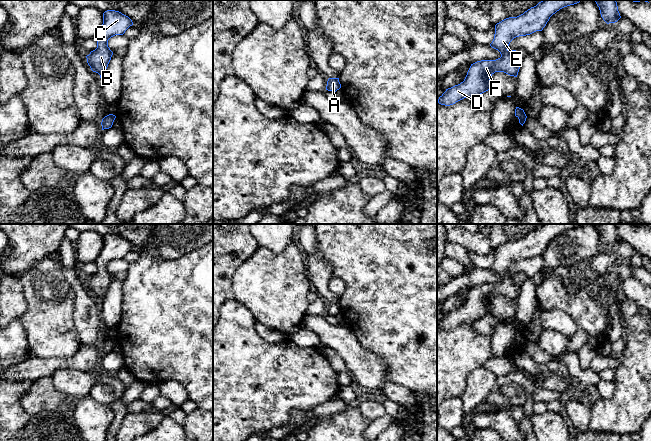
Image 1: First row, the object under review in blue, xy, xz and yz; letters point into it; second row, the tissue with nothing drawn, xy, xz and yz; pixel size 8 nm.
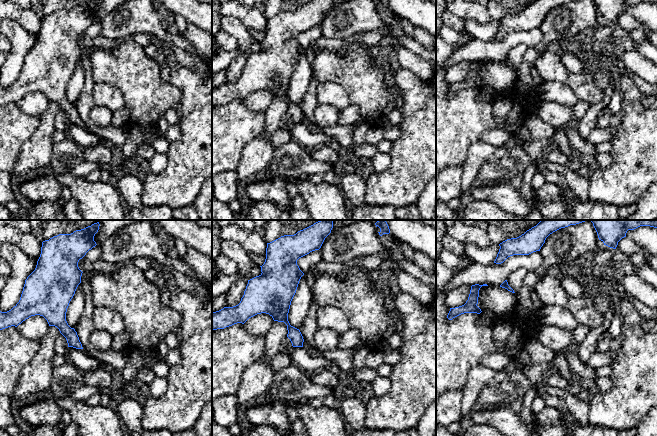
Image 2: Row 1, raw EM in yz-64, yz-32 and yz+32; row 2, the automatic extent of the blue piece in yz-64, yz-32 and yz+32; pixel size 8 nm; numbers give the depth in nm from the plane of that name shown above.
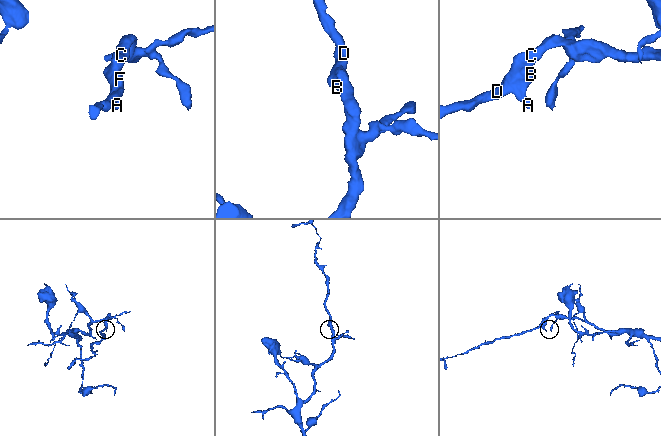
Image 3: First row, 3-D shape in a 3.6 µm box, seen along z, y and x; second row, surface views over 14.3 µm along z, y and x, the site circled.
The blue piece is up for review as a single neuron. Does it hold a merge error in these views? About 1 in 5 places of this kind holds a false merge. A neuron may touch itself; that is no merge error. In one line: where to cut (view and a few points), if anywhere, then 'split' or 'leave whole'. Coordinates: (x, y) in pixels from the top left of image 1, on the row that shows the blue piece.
no cut; leave whole

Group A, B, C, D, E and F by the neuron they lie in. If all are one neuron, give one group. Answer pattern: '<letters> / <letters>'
A B C D E F

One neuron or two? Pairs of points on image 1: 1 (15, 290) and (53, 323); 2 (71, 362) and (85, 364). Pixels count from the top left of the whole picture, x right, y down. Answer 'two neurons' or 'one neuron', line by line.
1: two neurons
2: one neuron

